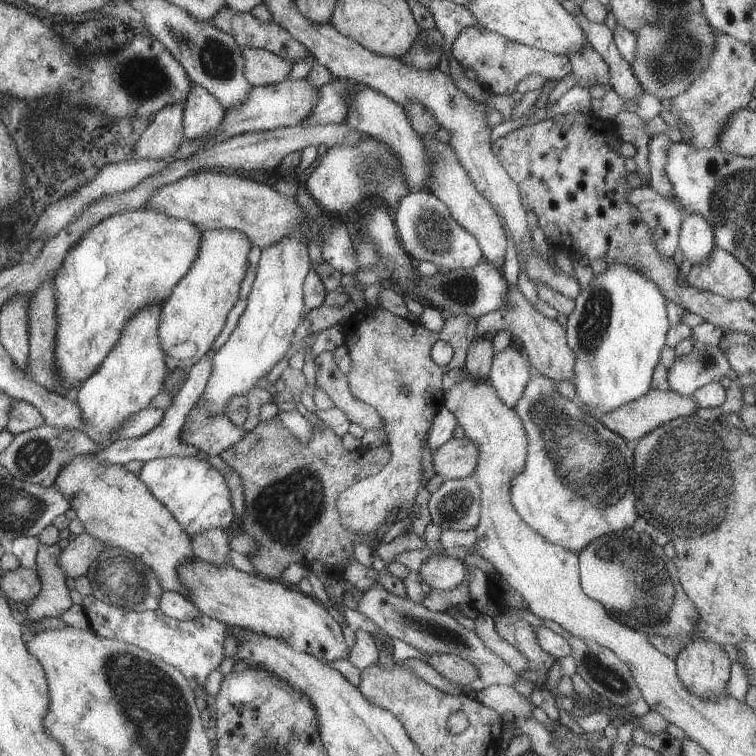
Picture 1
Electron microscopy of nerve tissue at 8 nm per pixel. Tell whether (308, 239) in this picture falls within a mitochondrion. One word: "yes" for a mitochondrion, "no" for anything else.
no

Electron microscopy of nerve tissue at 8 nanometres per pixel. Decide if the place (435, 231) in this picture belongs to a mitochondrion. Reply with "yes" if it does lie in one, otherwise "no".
yes

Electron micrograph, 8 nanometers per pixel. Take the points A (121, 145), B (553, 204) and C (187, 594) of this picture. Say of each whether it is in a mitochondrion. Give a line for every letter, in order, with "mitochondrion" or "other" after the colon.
A: other
B: other
C: other

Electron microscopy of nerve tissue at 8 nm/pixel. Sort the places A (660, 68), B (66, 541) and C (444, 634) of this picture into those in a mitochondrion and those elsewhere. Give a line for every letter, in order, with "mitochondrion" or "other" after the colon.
A: mitochondrion
B: other
C: mitochondrion

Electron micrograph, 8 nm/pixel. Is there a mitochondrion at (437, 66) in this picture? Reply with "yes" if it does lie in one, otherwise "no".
no

